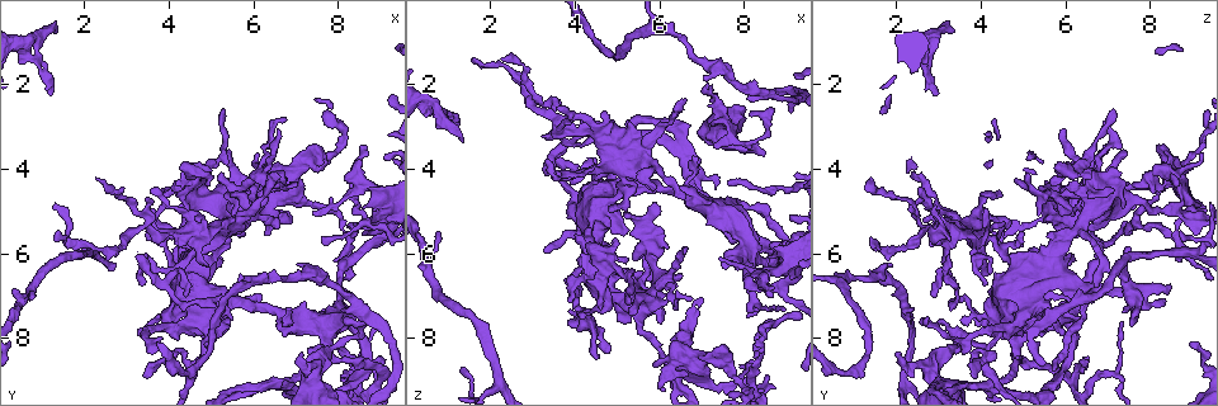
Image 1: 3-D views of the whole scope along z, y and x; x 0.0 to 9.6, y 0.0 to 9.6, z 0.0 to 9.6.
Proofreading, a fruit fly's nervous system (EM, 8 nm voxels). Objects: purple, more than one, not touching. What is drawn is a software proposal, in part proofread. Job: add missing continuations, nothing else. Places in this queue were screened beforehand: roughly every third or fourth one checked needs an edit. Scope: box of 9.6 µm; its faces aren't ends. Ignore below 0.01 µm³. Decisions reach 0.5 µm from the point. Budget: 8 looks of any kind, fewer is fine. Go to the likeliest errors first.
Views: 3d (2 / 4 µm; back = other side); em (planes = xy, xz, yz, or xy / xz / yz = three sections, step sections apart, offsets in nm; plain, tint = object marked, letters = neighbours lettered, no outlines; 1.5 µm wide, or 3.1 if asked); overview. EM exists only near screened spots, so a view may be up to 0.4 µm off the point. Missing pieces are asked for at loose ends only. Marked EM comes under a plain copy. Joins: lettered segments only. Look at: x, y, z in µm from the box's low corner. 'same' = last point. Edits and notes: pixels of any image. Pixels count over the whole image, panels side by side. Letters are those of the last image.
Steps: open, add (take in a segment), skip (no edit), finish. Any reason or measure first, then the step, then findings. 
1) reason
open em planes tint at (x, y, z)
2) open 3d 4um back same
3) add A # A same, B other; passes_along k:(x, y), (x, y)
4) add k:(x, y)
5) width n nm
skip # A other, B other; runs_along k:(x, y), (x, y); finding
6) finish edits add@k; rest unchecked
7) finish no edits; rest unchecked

branch stops here
open 3d 2um at (3.80, 8.00, 3.45)

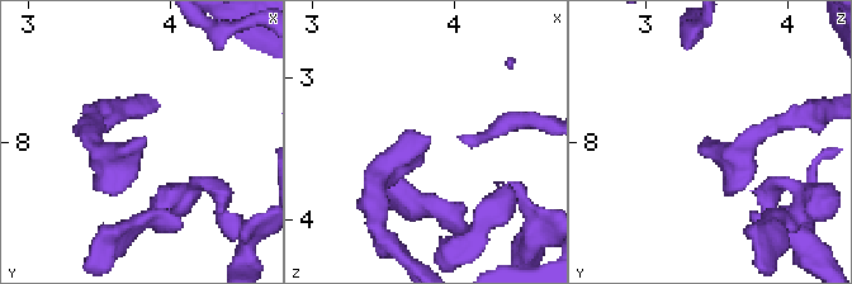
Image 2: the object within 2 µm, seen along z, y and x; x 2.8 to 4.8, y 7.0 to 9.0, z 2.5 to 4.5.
shape alone is not enough
open em xy step 8 tint at (3.80, 7.98, 3.44)

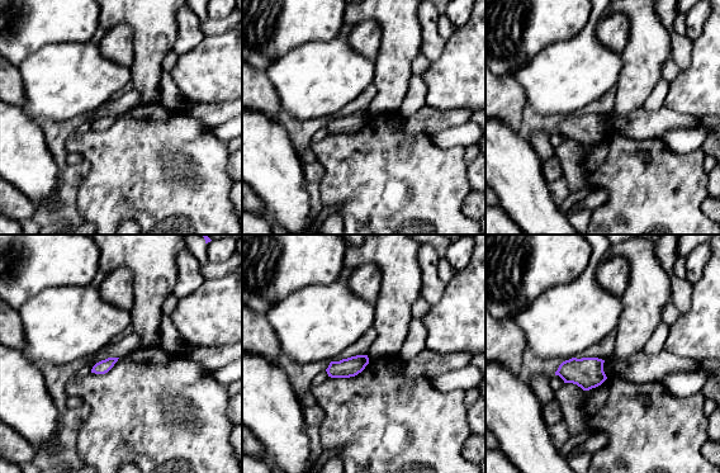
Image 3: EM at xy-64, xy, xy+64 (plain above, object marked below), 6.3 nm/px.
open em planes letters same

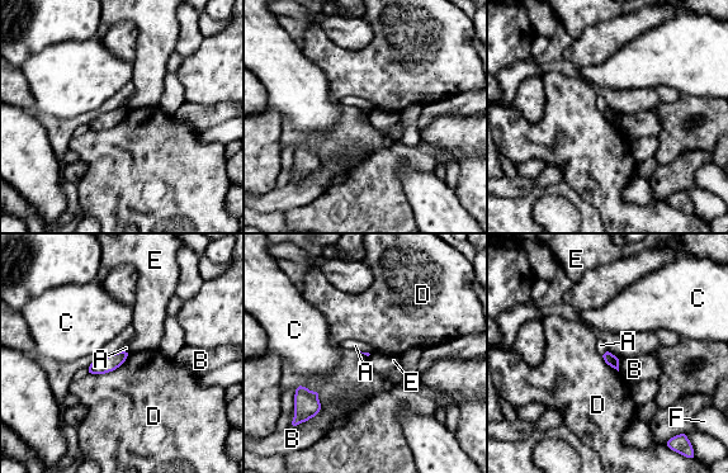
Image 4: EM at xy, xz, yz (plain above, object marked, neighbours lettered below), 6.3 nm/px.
skip # A other, B other, C other, D other, E other, F other; border 4:(88, 367), (89, 372); none of them fits

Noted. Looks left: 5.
long arm stops here
open 3d 2um at (1.55, 5.65, 1.40)

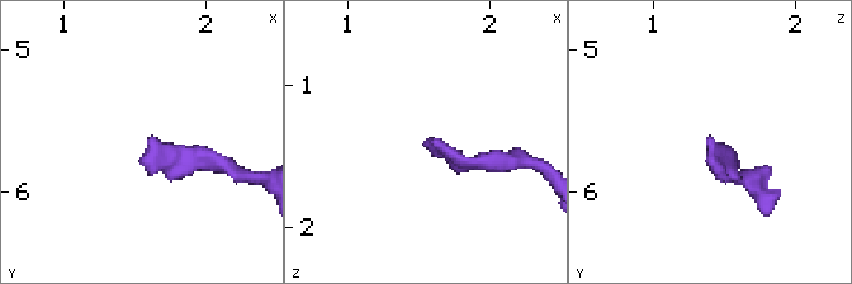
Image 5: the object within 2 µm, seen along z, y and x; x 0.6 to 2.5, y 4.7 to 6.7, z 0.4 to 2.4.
open em planes letters at (1.62, 5.70, 1.36)

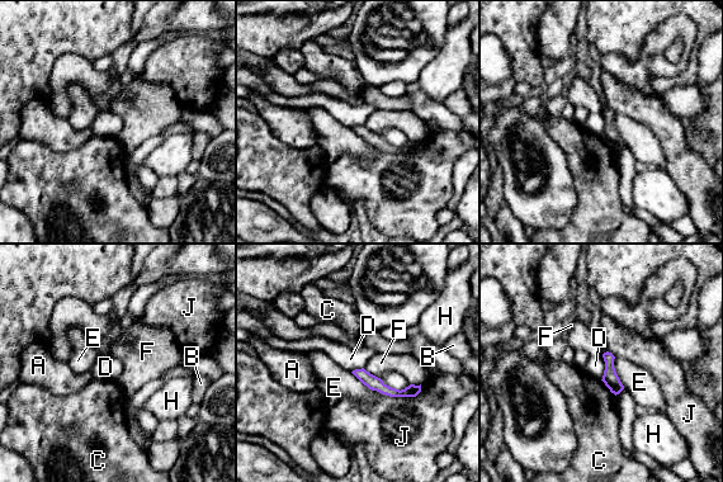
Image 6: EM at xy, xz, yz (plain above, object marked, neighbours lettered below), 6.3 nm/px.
width 90 nm
skip # A other, B other, C other, D other, E other, F other, H other, J other; runs_along 6:(358, 372), (391, 392), (417, 388); no lettered segment goes on from it

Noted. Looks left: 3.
thin end
open 3d 4um at (3.25, 6.00, 3.20)

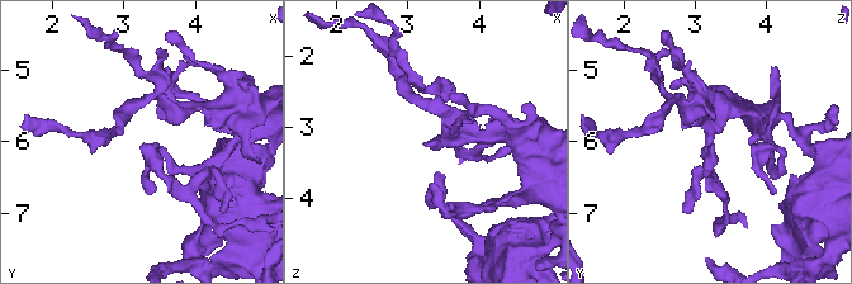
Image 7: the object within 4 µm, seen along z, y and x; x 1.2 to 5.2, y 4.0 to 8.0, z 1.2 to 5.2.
need the tissue
open em planes letters at (3.20, 6.05, 3.20)

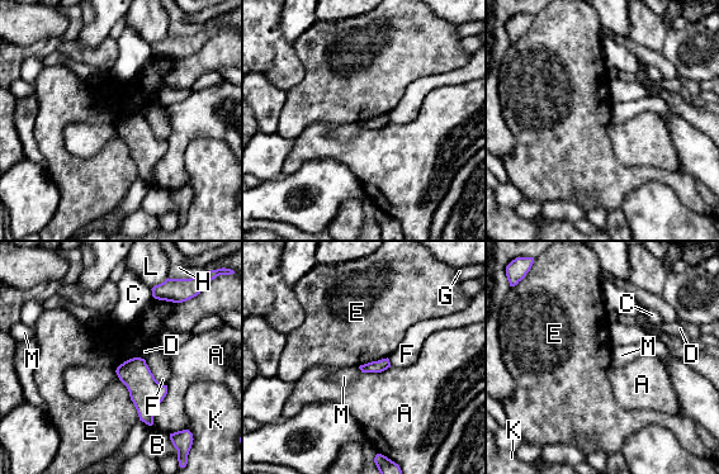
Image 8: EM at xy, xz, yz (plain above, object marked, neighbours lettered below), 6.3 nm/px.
skip # A other, B other, C other, D other, E other, F other, G other, H other, K other, L other, M other; border 8:(117, 377), (126, 387), (140, 420); no lettered segment goes on from it

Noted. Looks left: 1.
finish no edits; rest unchecked

